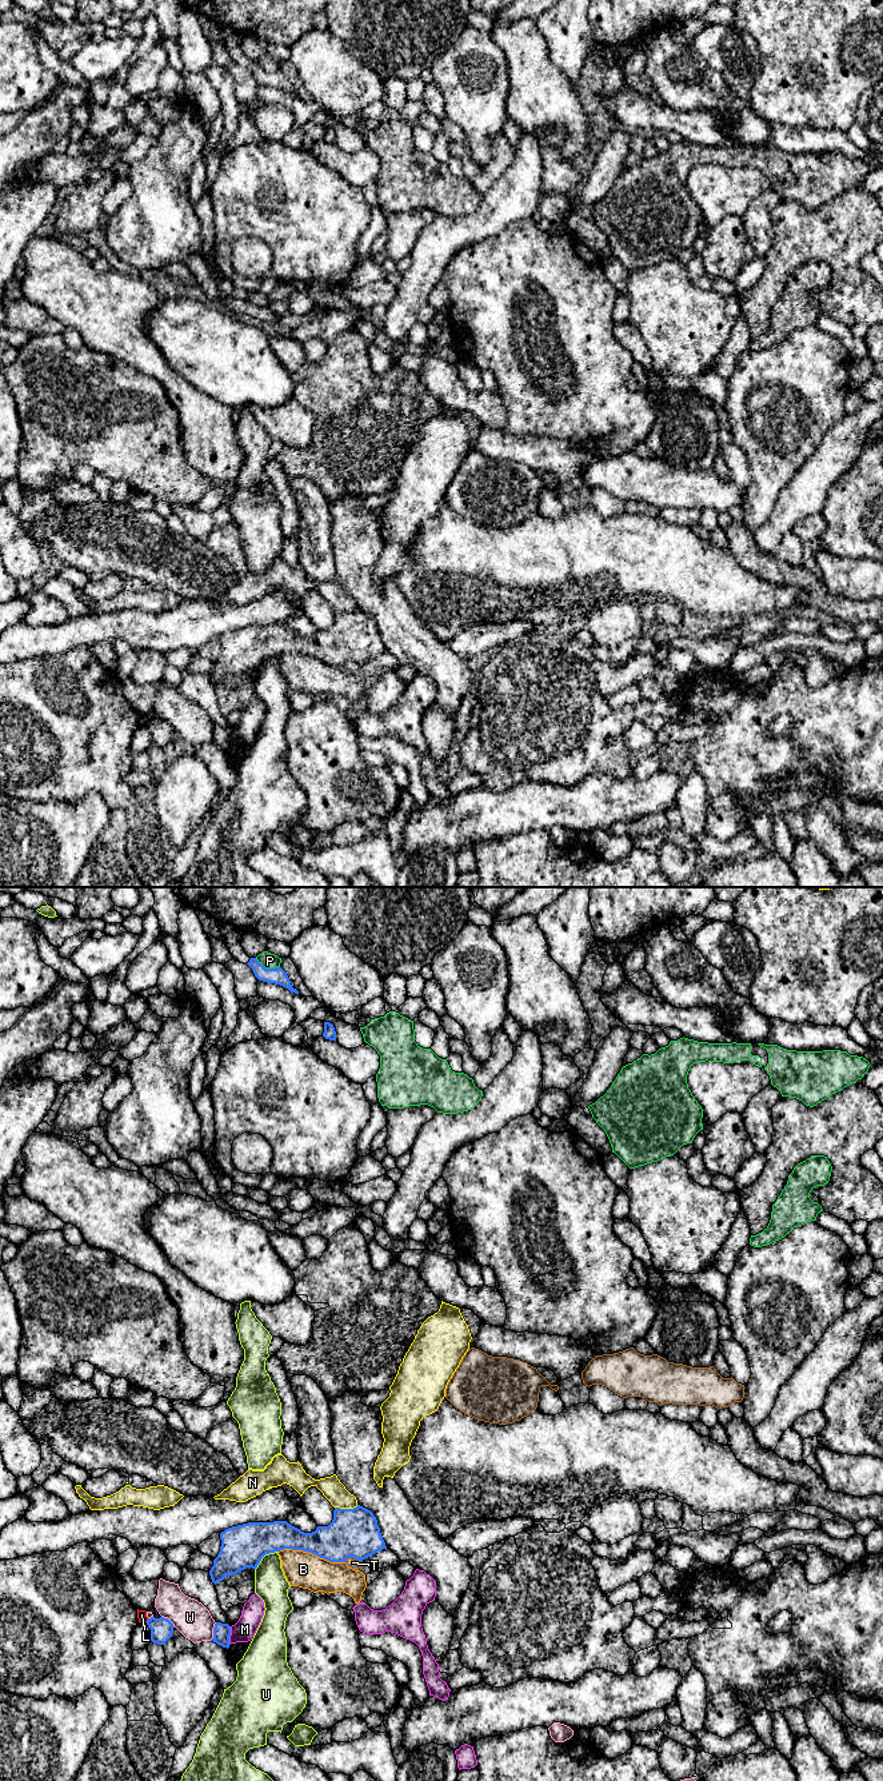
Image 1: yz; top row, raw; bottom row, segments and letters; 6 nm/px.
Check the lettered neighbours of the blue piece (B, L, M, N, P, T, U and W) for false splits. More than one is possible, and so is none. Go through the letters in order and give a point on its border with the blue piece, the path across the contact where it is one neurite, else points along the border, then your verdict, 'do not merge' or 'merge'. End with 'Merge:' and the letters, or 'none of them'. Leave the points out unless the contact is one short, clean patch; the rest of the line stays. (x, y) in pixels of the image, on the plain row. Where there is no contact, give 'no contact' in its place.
B: yz (311, 655) | do not merge
L: yz (148, 723) | do not merge
M: yz (230, 738) | along yz (231, 730), (230, 746) | do not merge
N: yz (346, 613) | do not merge
P: yz (267, 72) | do not merge
T: yz (352, 659) | do not merge
U: yz (263, 659) | do not merge
W: yz (214, 735) | do not merge
Merge: none of them

